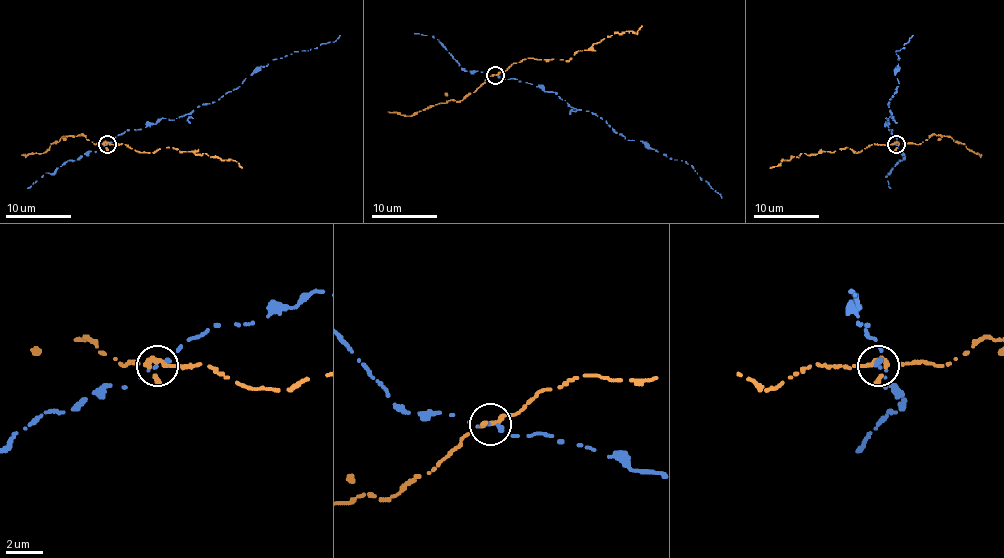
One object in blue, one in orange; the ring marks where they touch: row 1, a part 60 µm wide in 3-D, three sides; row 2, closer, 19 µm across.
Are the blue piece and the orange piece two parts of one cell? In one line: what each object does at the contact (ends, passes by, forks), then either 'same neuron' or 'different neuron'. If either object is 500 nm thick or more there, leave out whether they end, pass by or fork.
blue ends; orange passes by; different neuron

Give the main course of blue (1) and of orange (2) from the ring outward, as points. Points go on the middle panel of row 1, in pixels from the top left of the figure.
1: (496, 74), (557, 94), (569, 105), (598, 115), (627, 140), (640, 141), (671, 159), (686, 161), (722, 198)
2: (496, 74), (525, 58), (570, 60), (578, 50), (590, 50), (615, 32), (632, 31), (636, 34), (642, 26)

